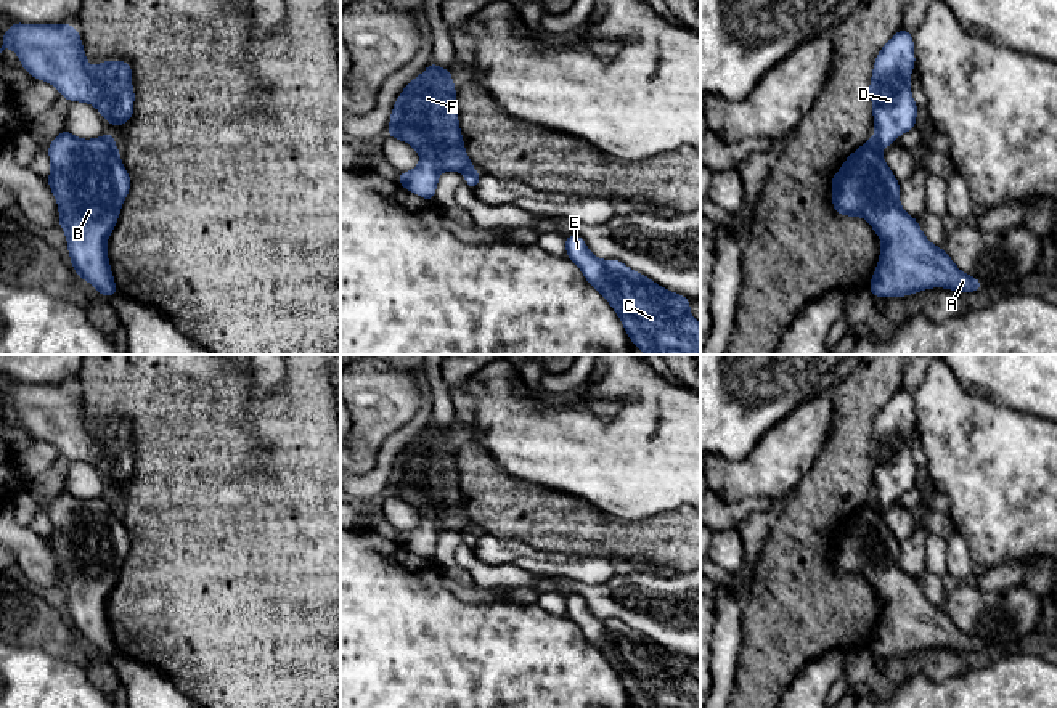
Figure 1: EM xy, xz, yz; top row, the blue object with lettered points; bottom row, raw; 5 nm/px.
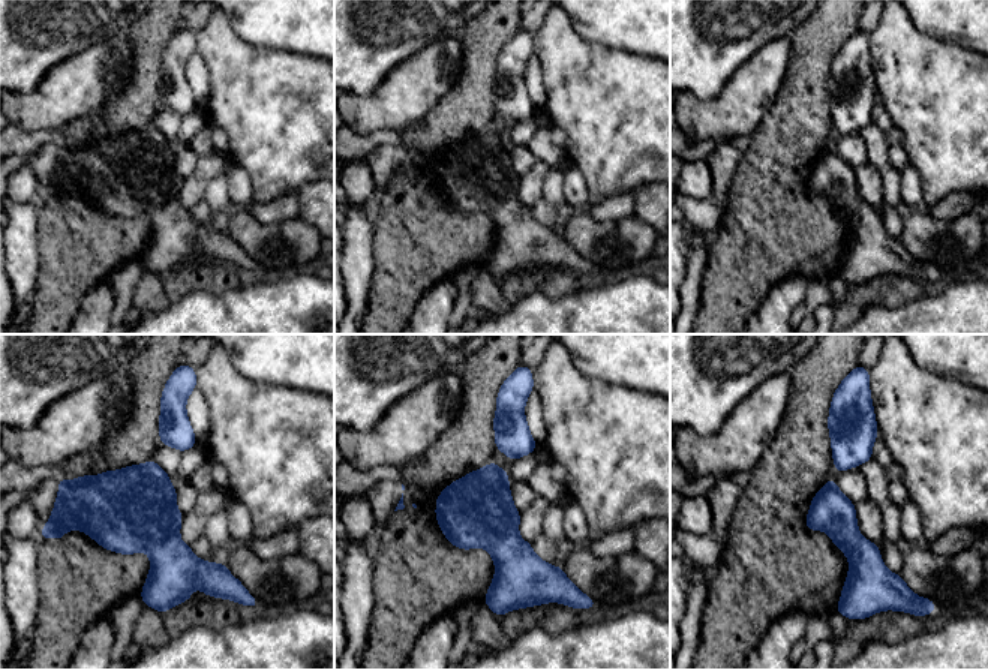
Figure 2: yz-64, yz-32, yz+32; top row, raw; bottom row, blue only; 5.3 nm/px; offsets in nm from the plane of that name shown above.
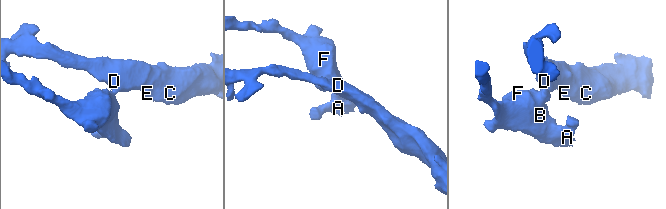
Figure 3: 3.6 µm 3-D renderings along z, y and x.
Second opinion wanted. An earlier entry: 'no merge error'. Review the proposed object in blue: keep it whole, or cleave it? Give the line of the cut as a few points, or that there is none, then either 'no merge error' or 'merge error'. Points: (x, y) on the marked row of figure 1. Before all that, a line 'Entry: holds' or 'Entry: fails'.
Entry: fails
cut in yz along (873, 138), (879, 148); merge error

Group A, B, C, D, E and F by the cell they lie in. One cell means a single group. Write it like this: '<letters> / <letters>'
A B F / C D E

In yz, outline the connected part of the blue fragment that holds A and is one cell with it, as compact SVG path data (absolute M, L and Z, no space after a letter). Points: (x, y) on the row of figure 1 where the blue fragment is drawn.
M874 138L847 156L829 181L834 210L847 217L864 217L882 241L869 283L874 297L904 297L932 287L959 294L980 291L982 281L962 273L945 249L925 238L916 217L903 210L900 181Z

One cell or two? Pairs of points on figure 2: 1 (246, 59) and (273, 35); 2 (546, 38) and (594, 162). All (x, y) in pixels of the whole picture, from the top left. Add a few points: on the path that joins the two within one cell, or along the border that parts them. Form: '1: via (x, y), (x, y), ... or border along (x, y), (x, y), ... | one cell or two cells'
1: border along (231, 26), (251, 44), (294, 53) | two cells
2: via (573, 69), (594, 92), (594, 131) | one cell

